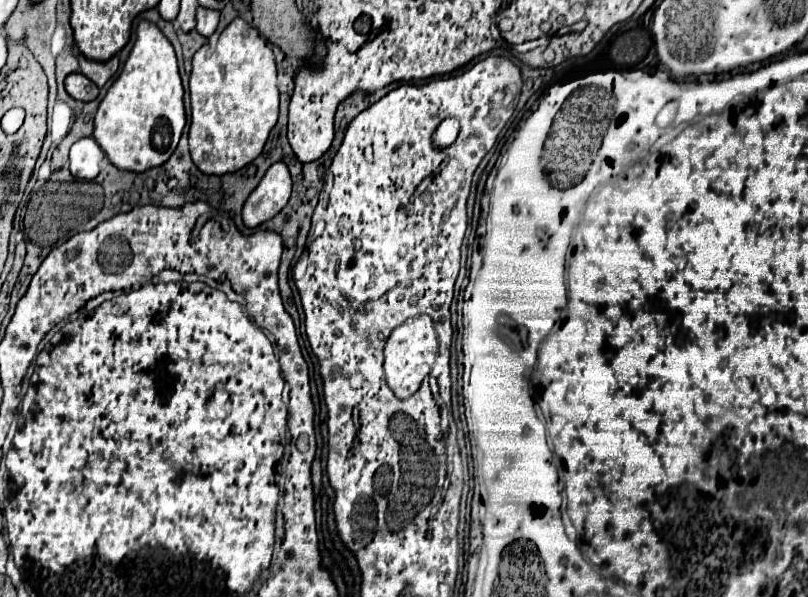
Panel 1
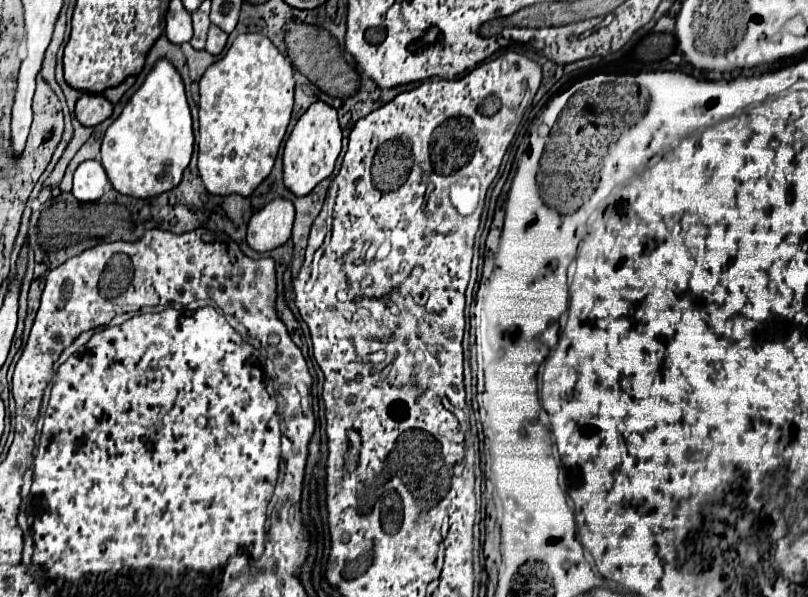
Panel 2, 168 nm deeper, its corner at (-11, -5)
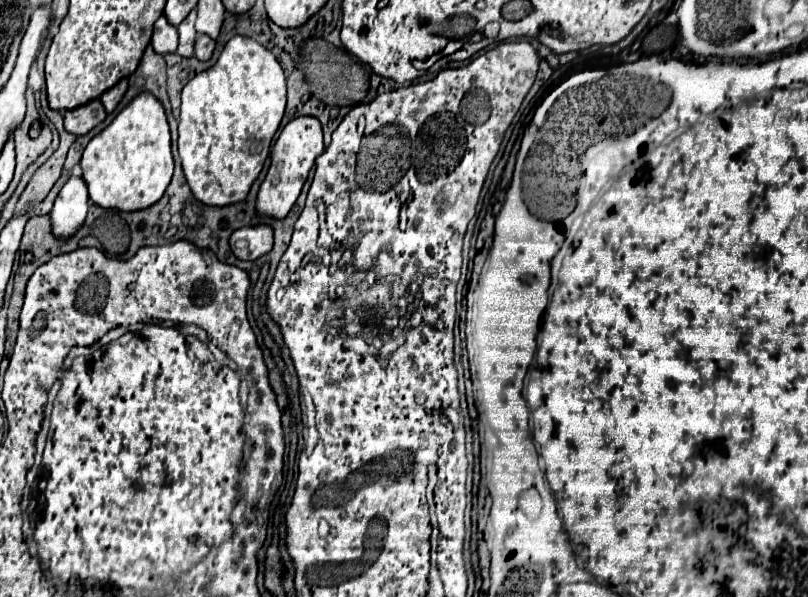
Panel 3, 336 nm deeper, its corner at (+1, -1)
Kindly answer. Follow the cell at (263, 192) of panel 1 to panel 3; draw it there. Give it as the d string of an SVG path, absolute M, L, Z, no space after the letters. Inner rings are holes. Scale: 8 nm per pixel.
M268 224L242 226L230 236L230 248L240 260L256 260L270 252L274 244L274 230Z

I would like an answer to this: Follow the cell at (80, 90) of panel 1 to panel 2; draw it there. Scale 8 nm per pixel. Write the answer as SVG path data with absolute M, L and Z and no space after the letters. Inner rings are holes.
M82 94L76 102L76 120L82 126L96 126L112 116L114 106L102 94Z

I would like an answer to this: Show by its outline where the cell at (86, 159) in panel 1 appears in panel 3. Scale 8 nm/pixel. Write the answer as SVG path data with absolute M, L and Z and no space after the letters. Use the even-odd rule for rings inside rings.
M70 176L68 182L62 186L50 212L54 234L58 238L72 236L84 224L86 212L88 212L86 182L82 180L82 176Z

